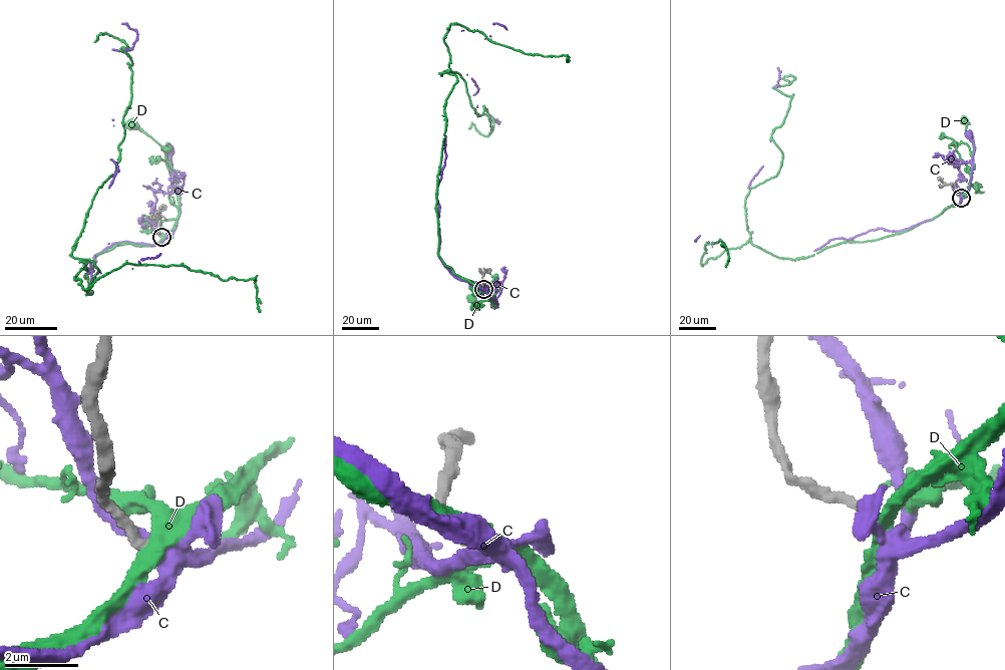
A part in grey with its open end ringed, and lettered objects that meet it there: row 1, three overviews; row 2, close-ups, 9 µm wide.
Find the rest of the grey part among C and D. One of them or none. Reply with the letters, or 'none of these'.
none of these

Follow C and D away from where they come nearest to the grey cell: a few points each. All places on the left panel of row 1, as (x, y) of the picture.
C: (161, 237), (172, 234), (180, 213), (171, 147)
D: (161, 237), (176, 226), (179, 215), (176, 183), (164, 150), (130, 125)

